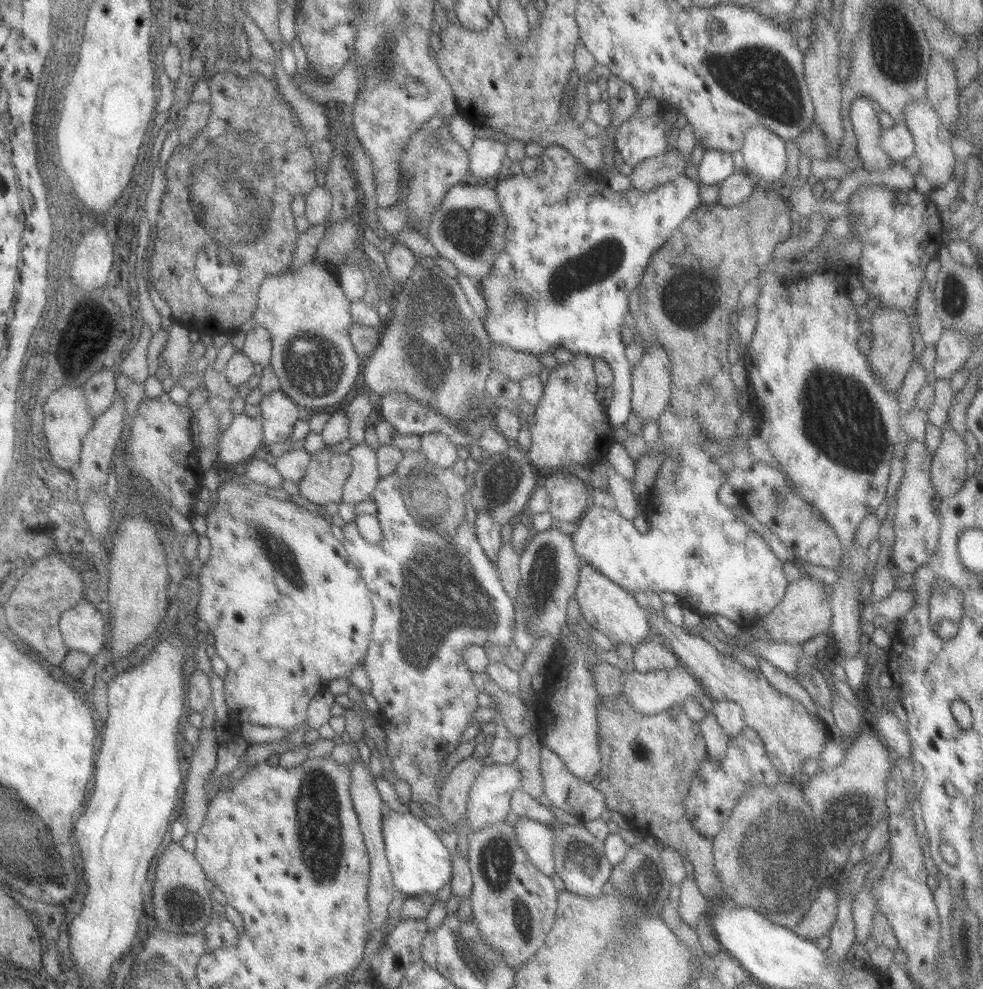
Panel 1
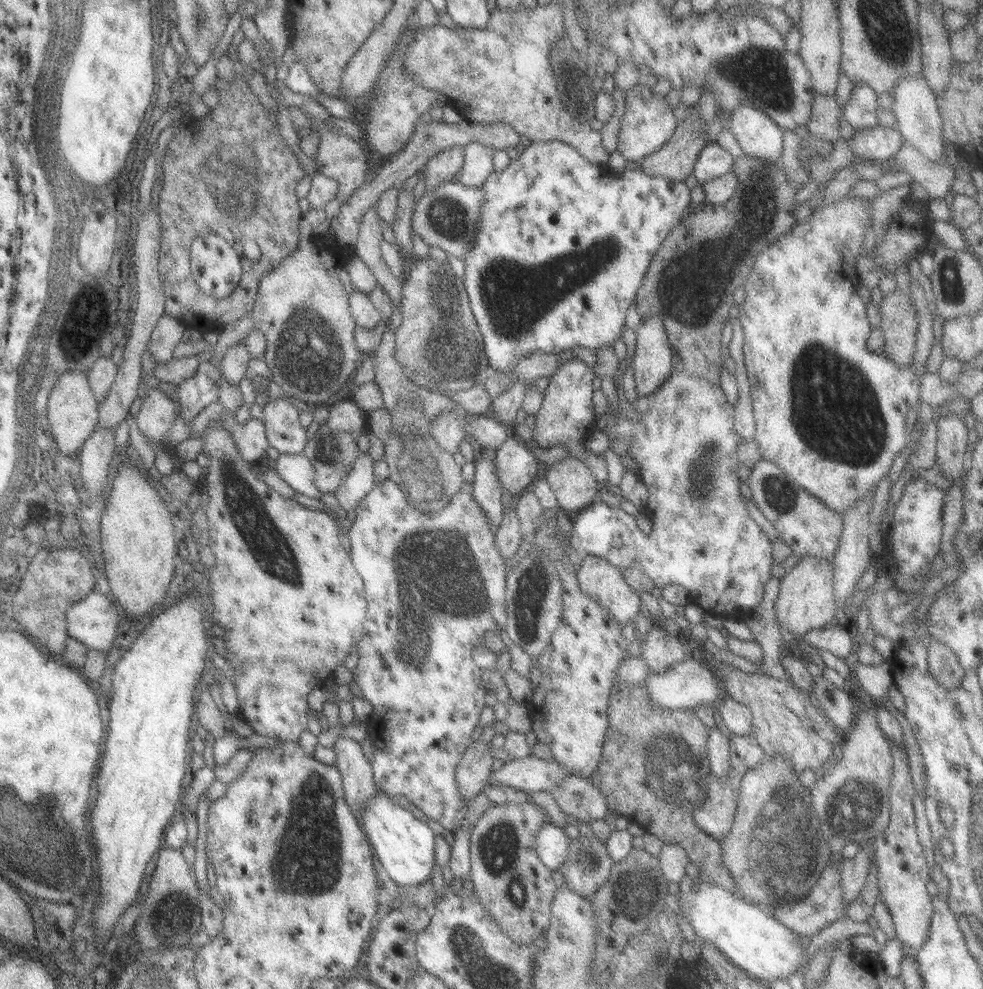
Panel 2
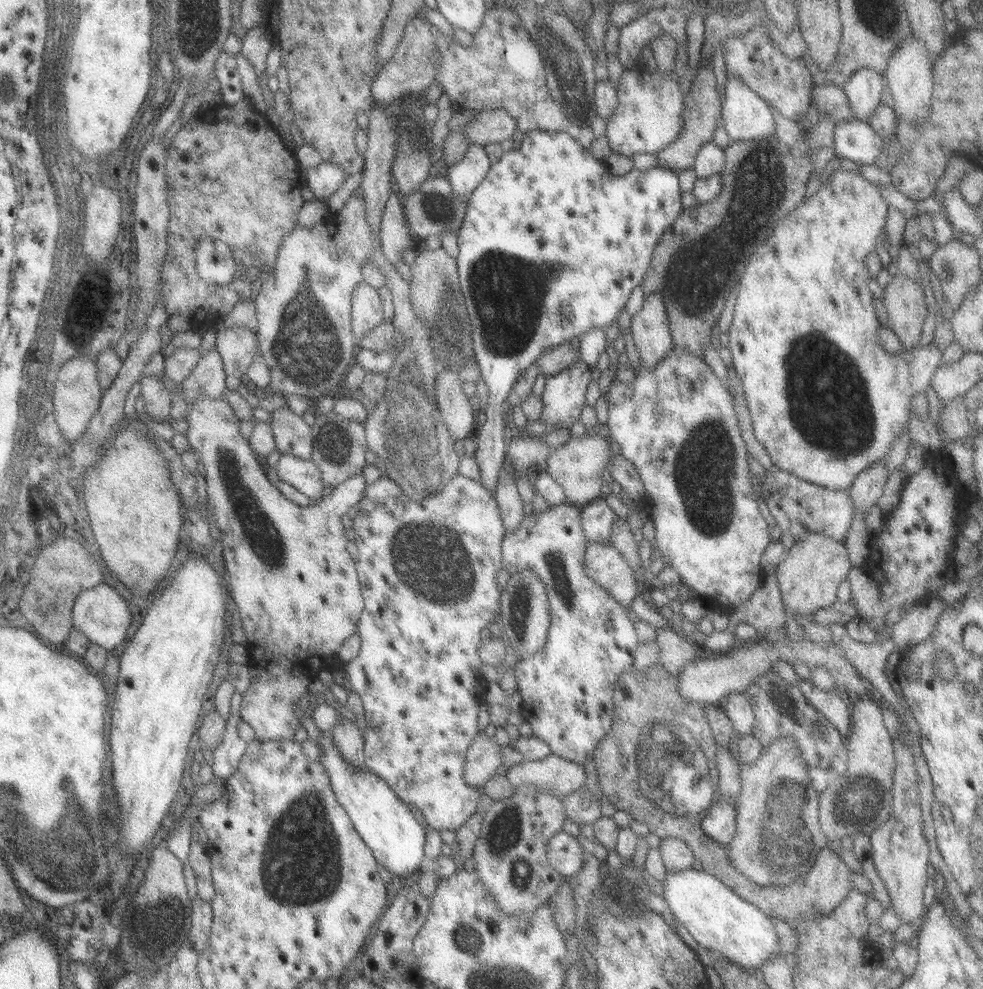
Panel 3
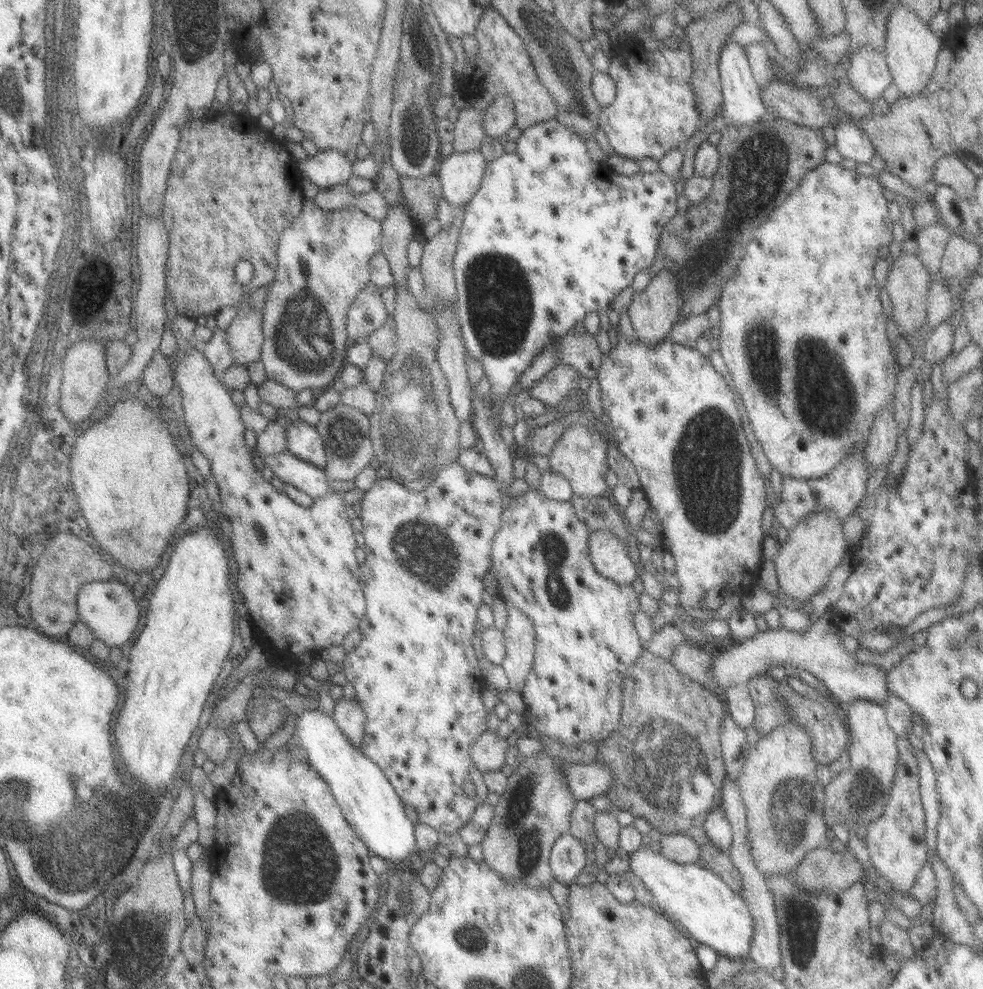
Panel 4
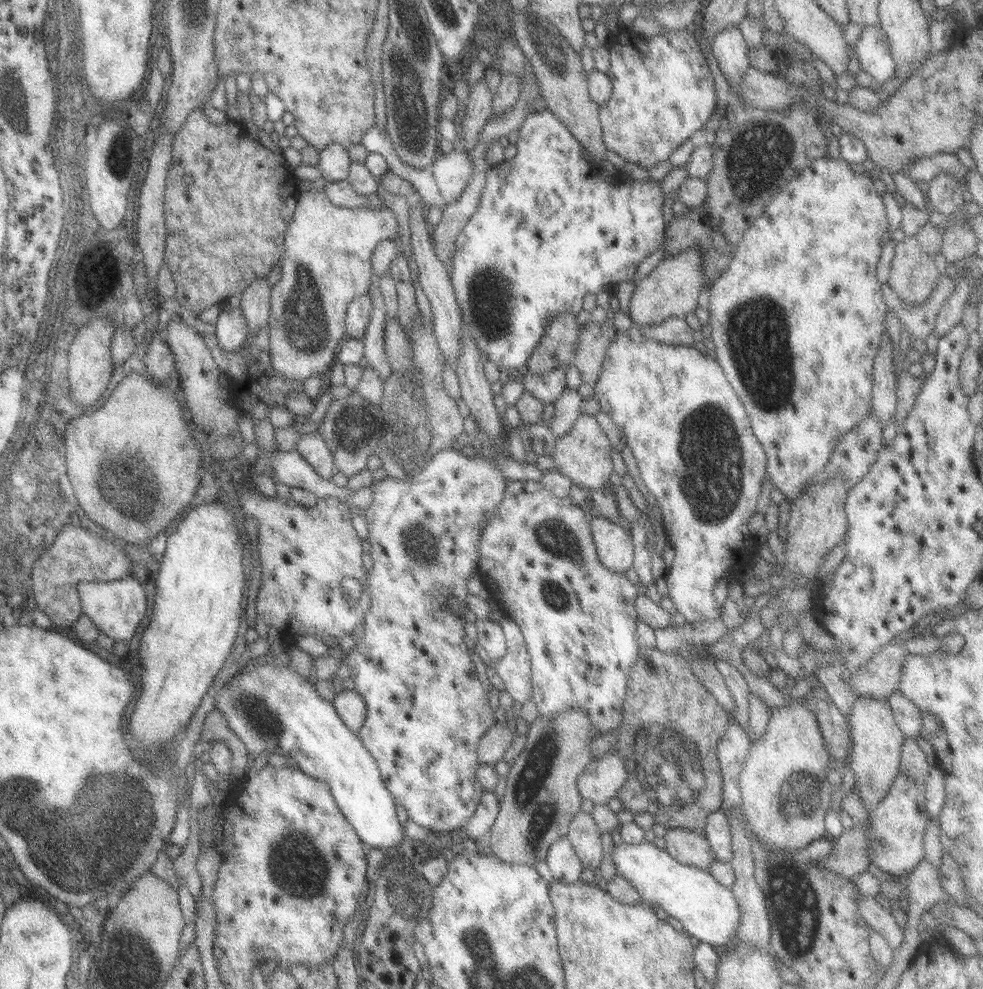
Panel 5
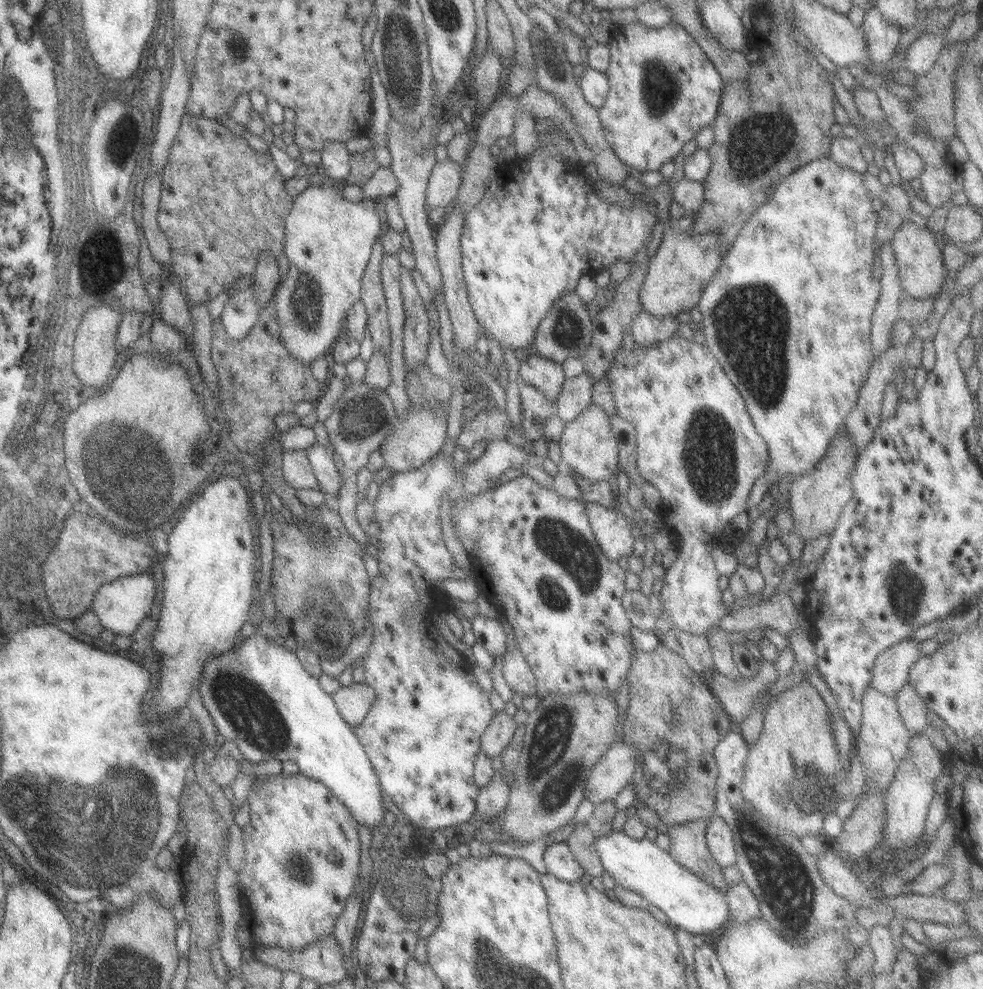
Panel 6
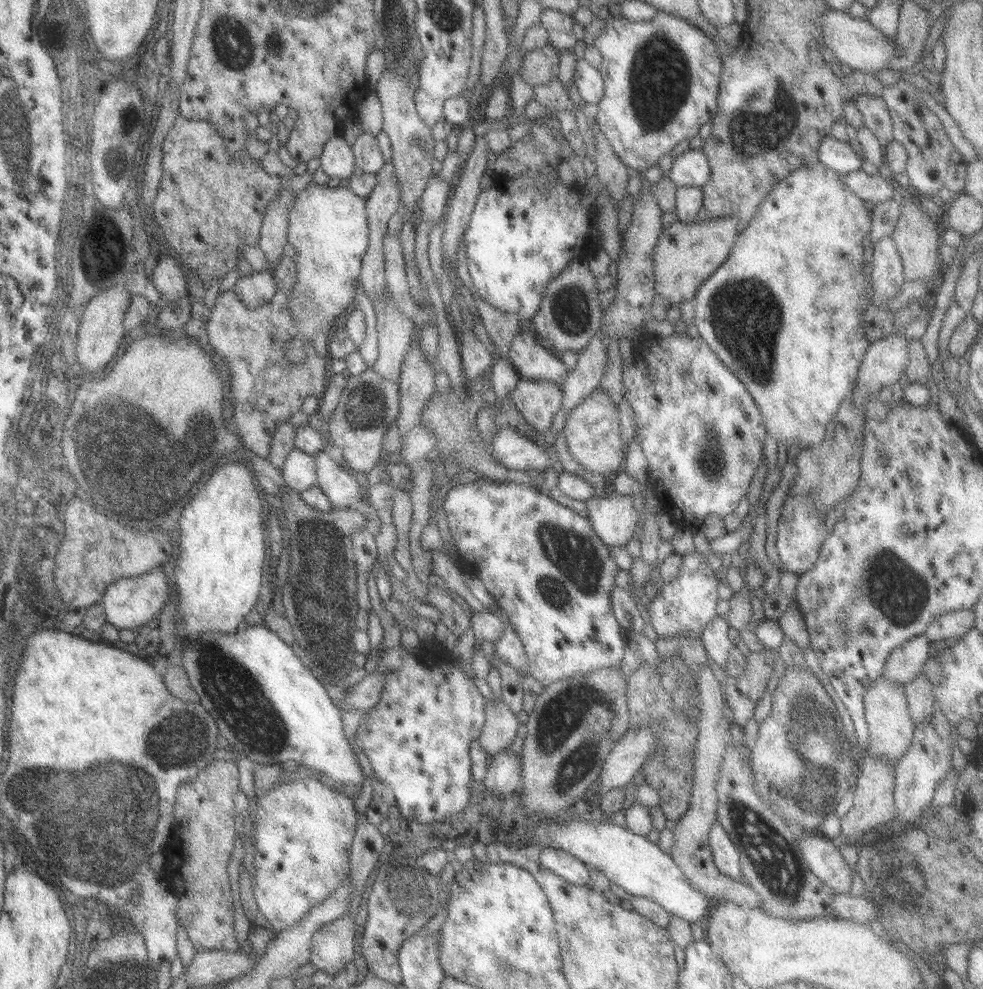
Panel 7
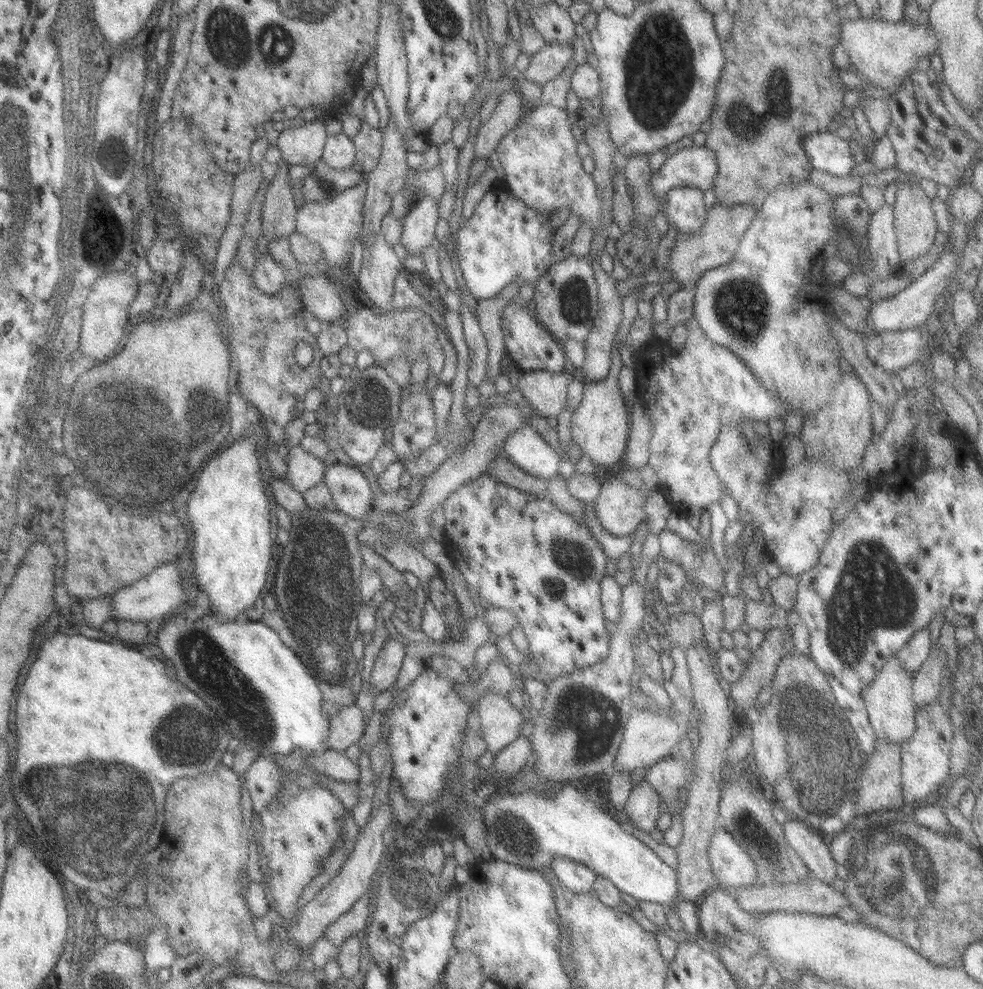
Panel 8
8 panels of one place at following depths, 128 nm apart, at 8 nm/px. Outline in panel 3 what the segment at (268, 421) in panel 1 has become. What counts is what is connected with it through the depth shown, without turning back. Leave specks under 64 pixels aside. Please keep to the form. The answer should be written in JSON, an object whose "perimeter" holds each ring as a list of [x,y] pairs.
{"perimeter":[[[287,406],[270,413],[275,451],[294,458],[310,460],[313,452],[311,428]]]}

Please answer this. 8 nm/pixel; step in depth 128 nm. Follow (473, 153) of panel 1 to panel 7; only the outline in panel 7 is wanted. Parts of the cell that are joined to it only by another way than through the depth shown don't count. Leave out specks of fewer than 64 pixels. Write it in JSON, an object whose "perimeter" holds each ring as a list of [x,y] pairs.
{"perimeter":[[[430,177],[425,185],[418,207],[420,216],[418,222],[438,222],[444,213],[452,186],[439,177]]]}

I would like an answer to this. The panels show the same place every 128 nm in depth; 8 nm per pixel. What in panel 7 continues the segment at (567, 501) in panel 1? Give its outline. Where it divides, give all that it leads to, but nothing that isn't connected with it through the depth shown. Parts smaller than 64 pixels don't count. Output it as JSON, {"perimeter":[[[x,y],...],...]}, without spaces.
{"perimeter":[[[598,387],[565,416],[562,428],[567,453],[583,470],[606,476],[617,474],[622,467],[626,446],[621,441],[618,413],[609,396]]]}

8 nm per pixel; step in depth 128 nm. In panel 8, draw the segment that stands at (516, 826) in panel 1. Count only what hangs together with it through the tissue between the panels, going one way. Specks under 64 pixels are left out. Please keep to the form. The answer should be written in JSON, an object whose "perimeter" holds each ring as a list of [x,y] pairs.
{"perimeter":[[[553,857],[550,872],[559,886],[573,894],[589,894],[593,890],[596,875],[581,864],[566,858]]]}

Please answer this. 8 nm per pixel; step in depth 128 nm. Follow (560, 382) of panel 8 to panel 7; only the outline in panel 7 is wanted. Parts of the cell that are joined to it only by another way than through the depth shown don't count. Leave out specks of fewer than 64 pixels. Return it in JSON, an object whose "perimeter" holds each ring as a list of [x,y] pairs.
{"perimeter":[[[519,378],[509,398],[525,423],[543,435],[553,416],[561,409],[559,386],[545,381],[527,381]]]}

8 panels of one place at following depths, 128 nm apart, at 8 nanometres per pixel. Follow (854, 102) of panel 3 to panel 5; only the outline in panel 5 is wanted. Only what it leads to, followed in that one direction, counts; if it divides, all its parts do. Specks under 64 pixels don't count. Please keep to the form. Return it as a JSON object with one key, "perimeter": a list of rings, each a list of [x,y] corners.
{"perimeter":[[[872,26],[861,29],[859,38],[854,43],[853,54],[861,71],[873,82],[881,84],[882,89],[887,87],[896,66],[882,30]]]}

